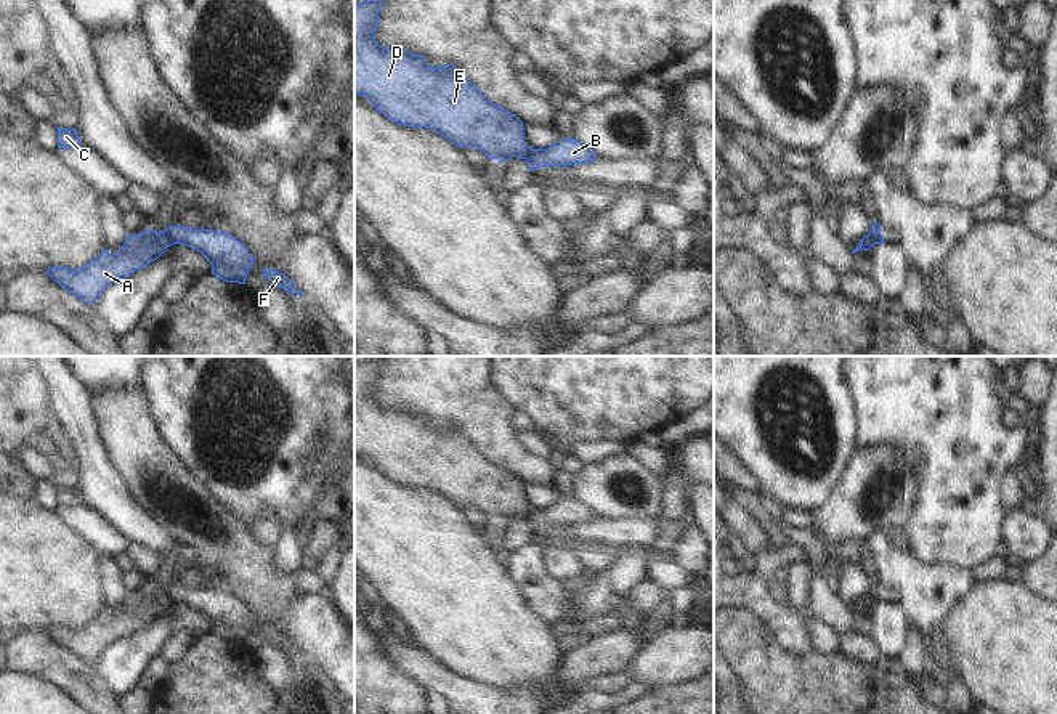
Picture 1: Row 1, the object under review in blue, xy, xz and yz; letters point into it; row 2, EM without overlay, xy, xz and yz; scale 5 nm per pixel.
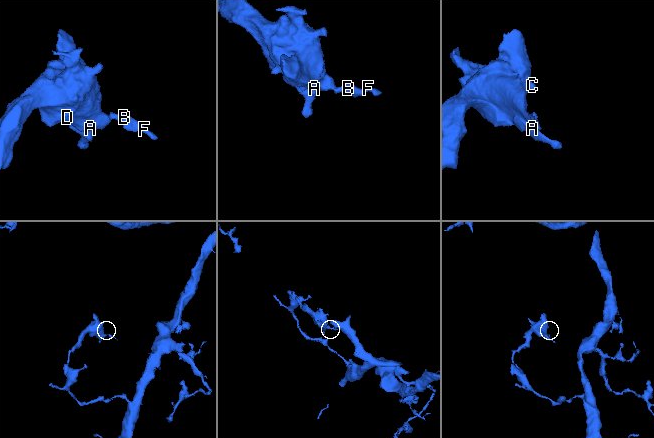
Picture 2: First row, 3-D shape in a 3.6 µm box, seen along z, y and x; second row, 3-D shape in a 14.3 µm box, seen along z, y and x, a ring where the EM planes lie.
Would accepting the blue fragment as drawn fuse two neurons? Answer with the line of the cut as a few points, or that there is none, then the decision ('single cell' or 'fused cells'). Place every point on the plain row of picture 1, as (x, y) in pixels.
cut xy (162, 591), (172, 604); fused cells

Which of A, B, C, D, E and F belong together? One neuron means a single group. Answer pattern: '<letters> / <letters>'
A C D E / B F

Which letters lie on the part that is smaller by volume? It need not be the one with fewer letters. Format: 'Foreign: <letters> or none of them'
Foreign: B, F

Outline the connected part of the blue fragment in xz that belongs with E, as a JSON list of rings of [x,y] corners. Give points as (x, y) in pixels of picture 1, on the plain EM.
[[[375,356],[354,364],[354,456],[369,456],[375,470],[398,485],[430,488],[456,505],[483,510],[489,518],[526,518],[533,507],[523,499],[523,481],[488,460],[454,424],[431,427],[419,414],[387,409],[374,400],[383,359]]]

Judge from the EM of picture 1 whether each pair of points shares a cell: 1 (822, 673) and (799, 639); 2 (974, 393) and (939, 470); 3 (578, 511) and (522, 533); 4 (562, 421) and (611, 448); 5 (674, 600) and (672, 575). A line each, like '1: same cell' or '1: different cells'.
1: different cells
2: same cell
3: same cell
4: different cells
5: different cells

